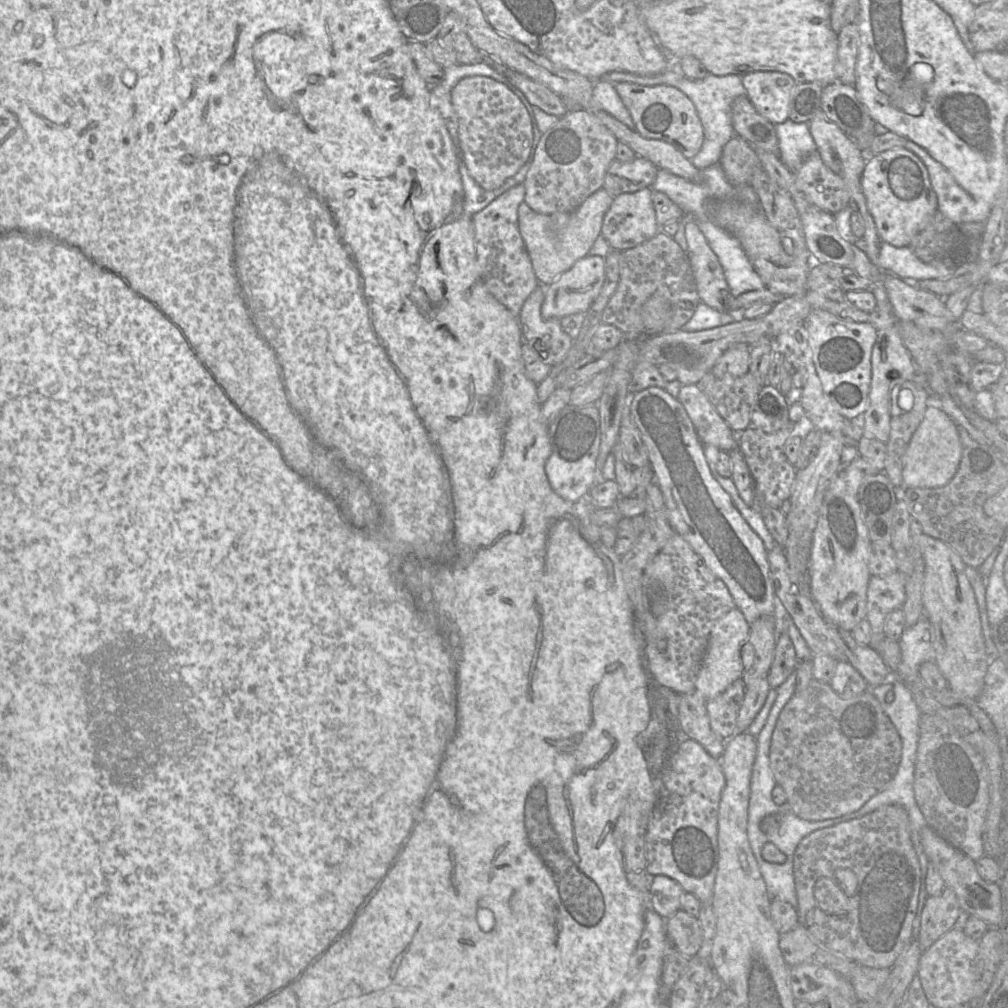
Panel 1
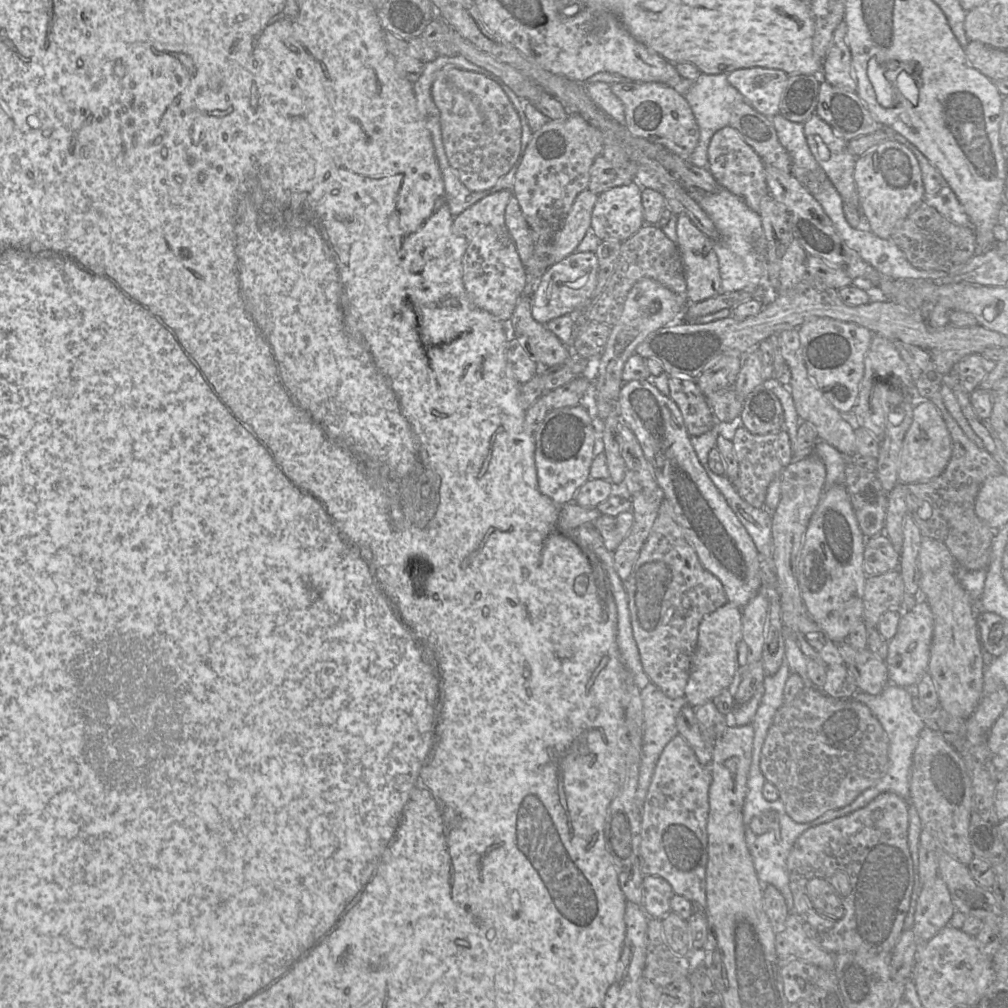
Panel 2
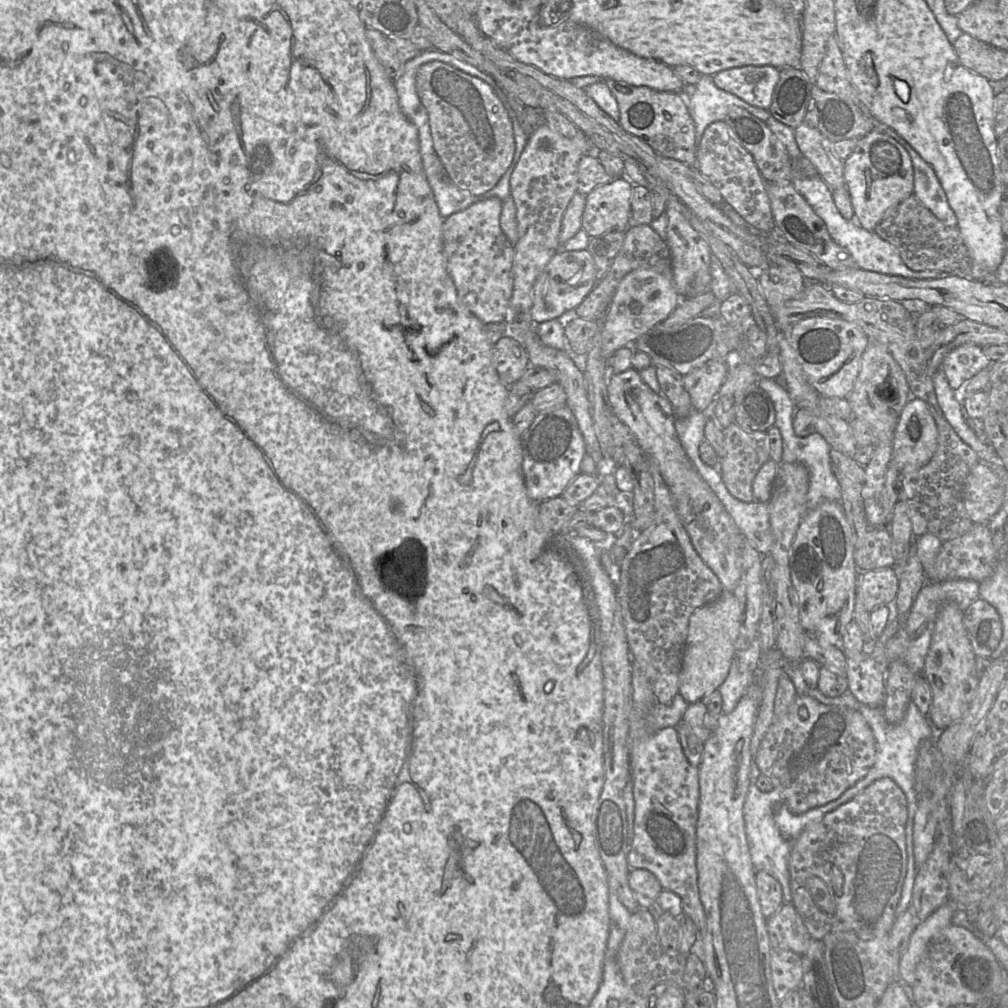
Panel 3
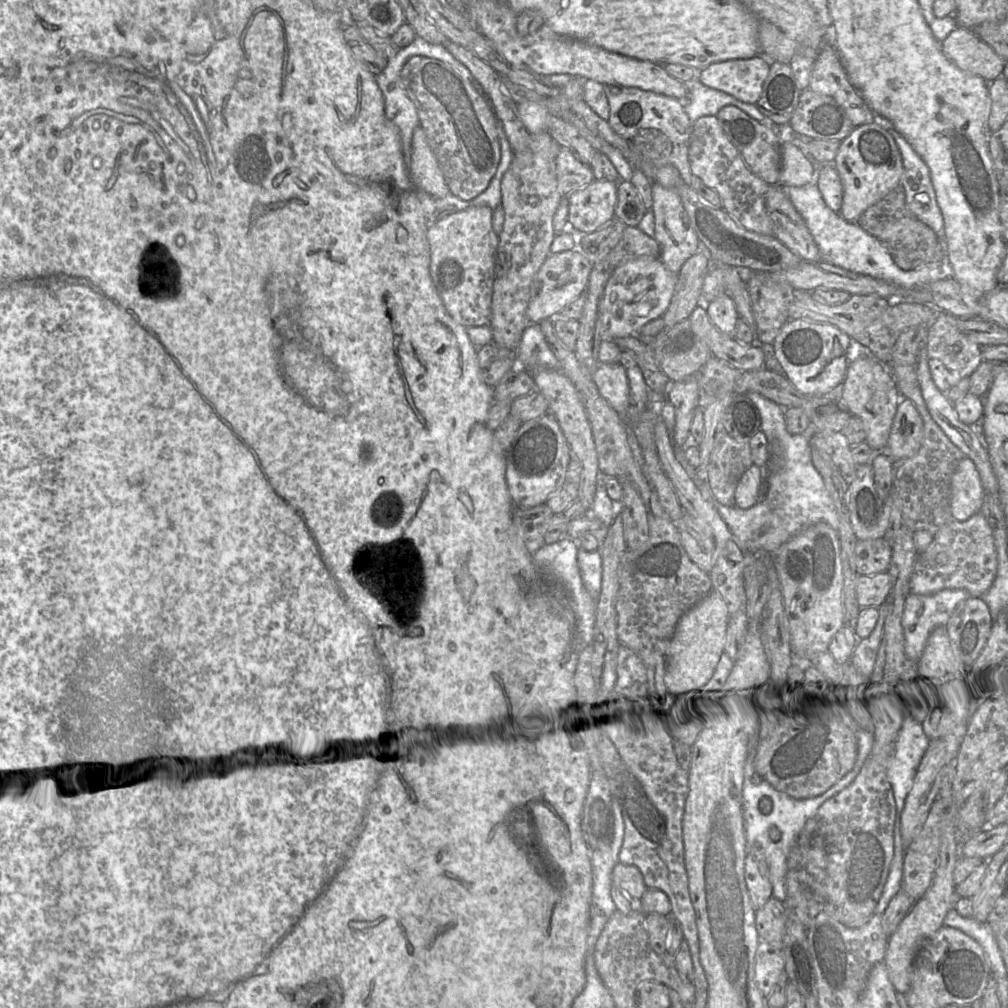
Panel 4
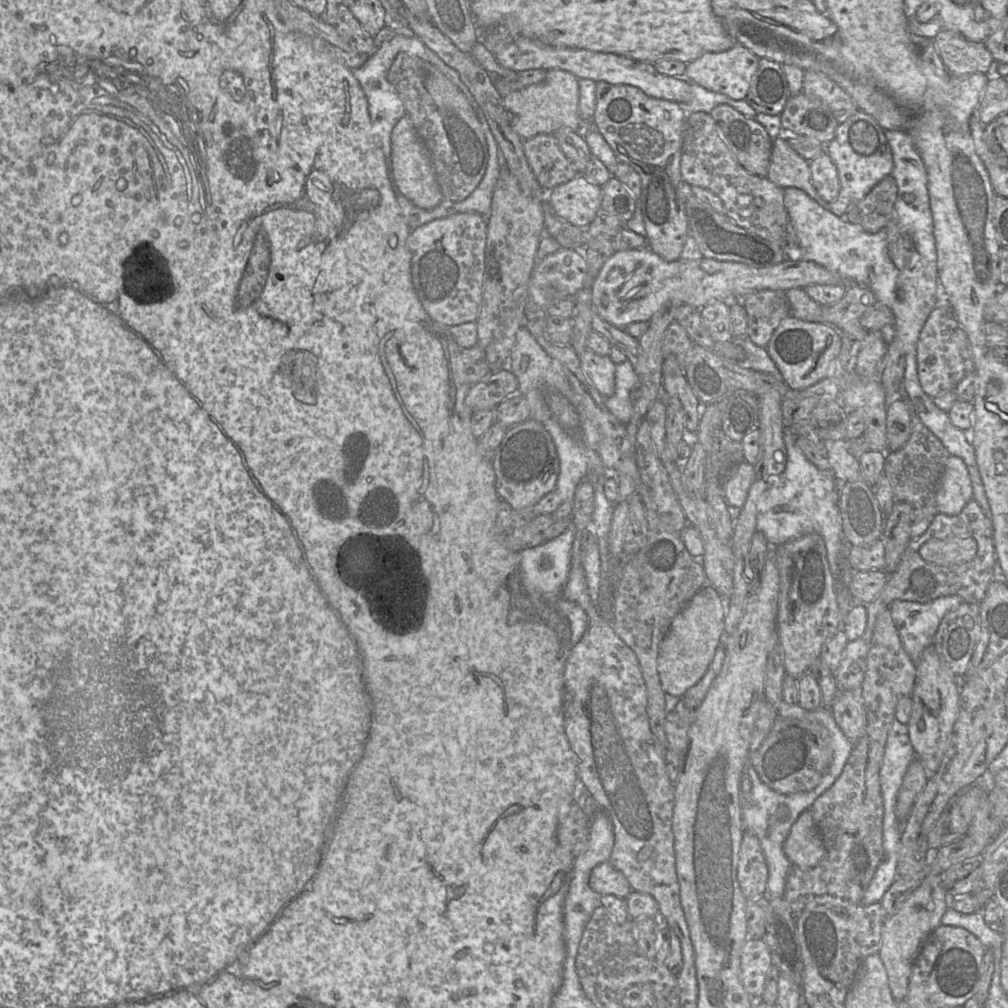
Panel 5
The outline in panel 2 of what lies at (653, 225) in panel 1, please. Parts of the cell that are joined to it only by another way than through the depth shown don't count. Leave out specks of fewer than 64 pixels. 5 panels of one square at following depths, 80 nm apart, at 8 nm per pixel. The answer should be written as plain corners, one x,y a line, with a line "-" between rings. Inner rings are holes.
636,182
606,190
598,195
590,230
603,240
624,242
646,224
641,187

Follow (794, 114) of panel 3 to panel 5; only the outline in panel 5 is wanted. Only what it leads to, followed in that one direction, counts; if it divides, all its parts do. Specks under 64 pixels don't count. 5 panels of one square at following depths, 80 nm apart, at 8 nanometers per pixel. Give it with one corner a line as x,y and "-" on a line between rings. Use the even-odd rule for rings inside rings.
759,58
745,98
746,102
757,113
780,116
791,96
782,64

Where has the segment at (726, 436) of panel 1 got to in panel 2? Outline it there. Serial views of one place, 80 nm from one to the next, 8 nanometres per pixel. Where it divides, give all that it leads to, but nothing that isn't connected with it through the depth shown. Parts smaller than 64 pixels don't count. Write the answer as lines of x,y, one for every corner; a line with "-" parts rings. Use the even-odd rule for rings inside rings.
668,375
668,386
669,398
678,406
691,436
700,436
716,426
718,421
694,380

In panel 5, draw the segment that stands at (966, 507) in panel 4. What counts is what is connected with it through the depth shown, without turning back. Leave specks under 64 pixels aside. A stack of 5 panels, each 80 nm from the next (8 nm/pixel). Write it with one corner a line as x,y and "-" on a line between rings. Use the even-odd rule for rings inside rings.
950,455
936,493
938,512
958,515
973,498
972,482
965,462
960,457

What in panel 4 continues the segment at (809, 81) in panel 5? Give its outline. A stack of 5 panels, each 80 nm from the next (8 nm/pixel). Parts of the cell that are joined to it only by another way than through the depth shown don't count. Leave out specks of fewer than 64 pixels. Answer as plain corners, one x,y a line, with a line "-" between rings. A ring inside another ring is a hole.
832,43
826,44
819,53
808,88
815,93
833,97
845,108
855,127
872,123
880,117
872,112
850,82
839,53

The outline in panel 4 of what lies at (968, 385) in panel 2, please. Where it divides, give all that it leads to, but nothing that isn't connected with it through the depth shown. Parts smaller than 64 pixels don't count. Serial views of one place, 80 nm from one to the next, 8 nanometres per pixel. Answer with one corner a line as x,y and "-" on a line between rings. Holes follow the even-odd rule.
942,312
927,331
926,348
931,377
937,388
944,393
963,378
969,377
984,361
981,347
958,330
958,319
960,318

